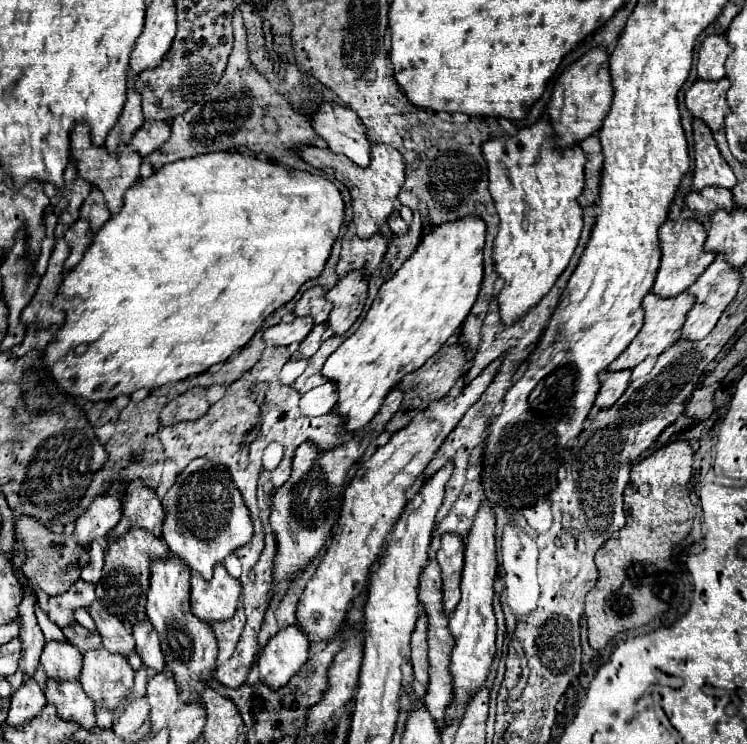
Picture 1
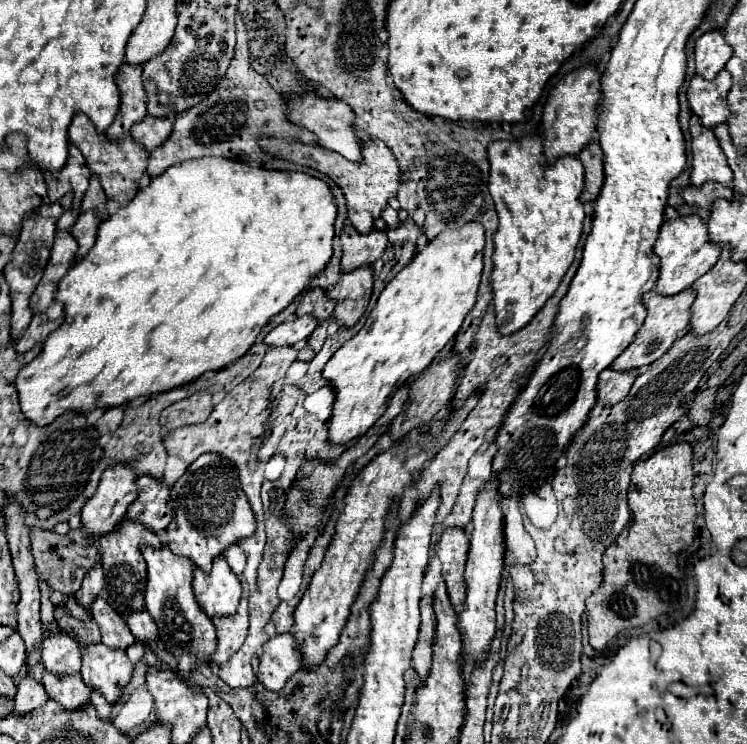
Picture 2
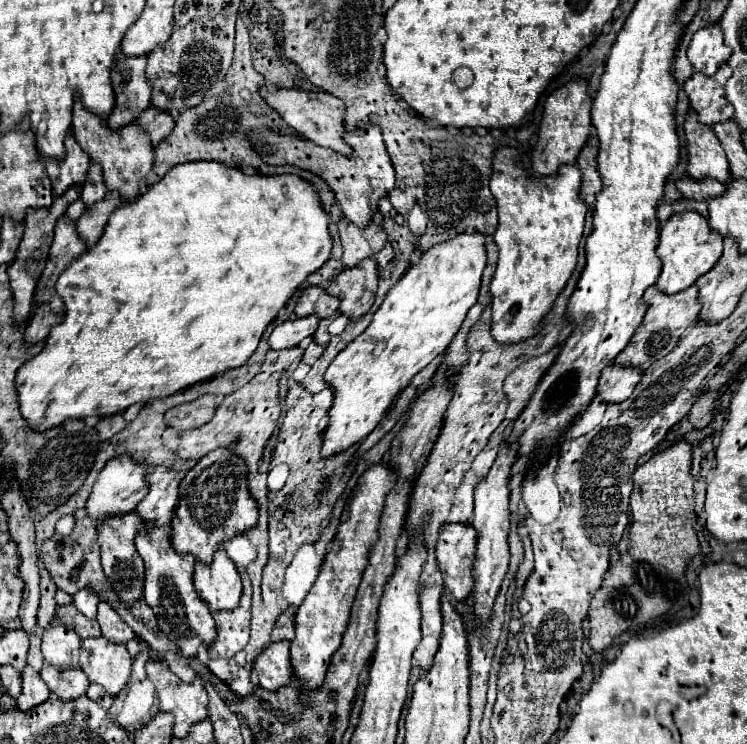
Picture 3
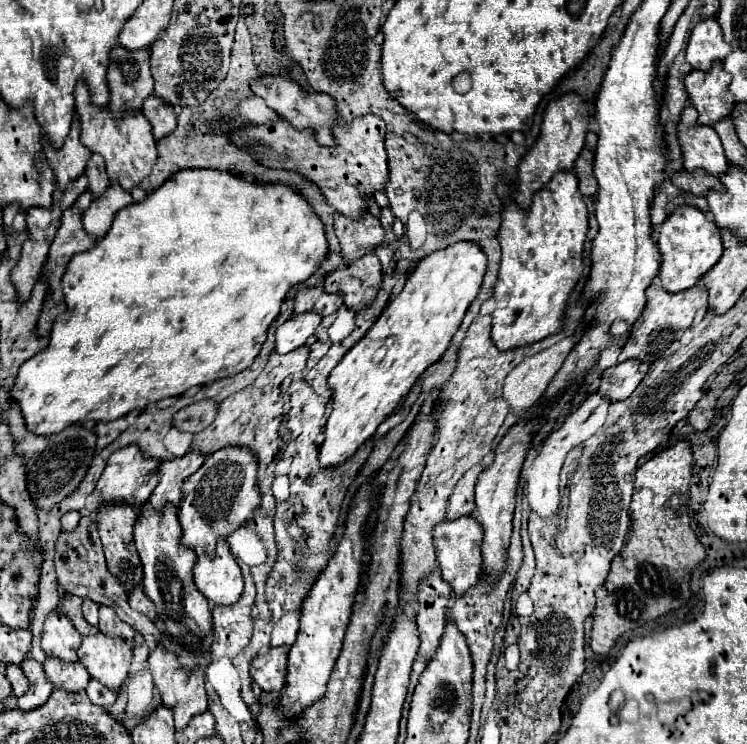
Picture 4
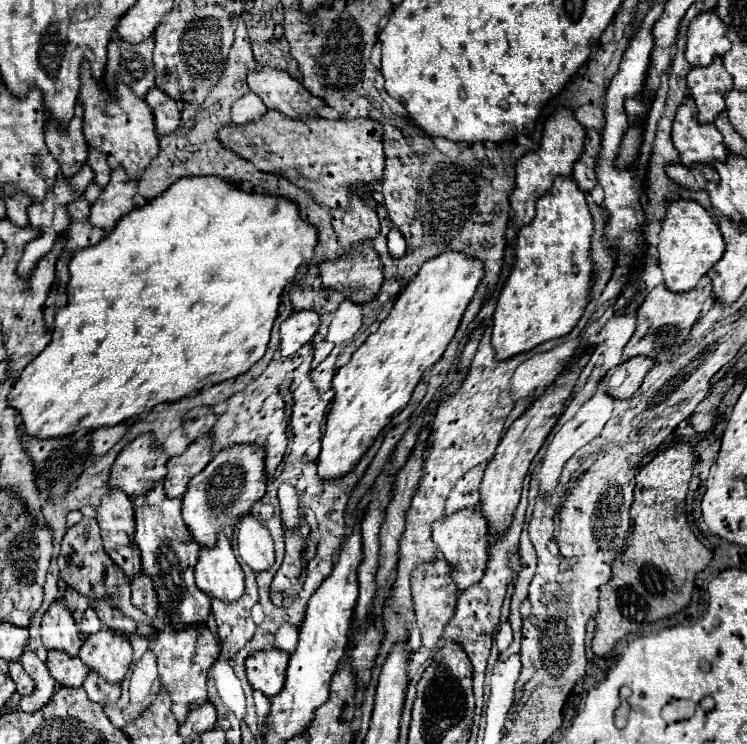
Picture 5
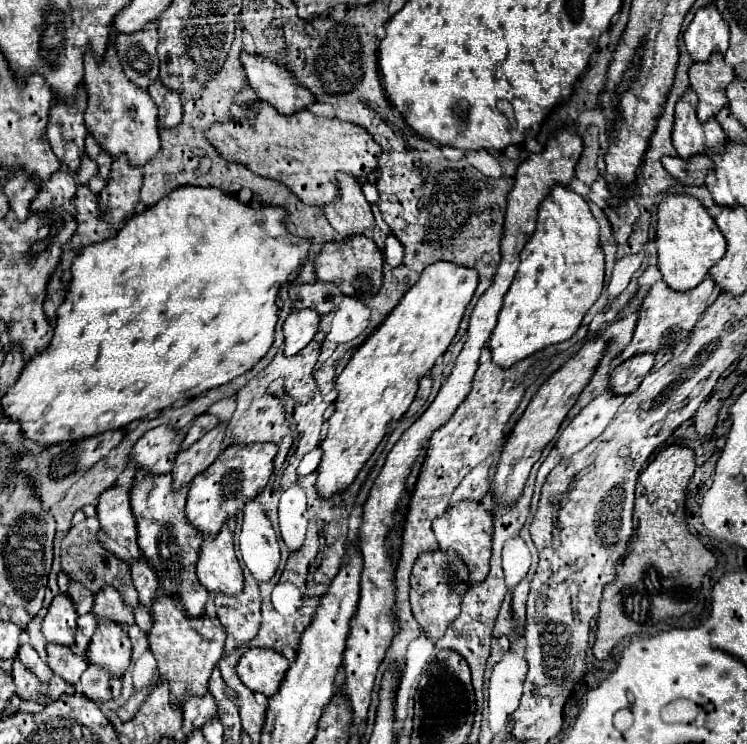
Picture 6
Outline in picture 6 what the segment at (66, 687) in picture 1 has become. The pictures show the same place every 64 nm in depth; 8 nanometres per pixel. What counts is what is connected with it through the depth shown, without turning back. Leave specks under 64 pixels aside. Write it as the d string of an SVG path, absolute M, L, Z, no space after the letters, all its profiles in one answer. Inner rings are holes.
M48 644L46 652L48 652L48 666L52 668L52 672L70 684L78 684L82 672L88 668L88 662L62 644Z

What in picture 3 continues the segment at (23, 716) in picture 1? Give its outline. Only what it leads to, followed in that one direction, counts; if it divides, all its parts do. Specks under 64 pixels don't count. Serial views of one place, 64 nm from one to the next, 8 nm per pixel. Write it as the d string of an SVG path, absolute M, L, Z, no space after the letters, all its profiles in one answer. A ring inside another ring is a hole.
M26 666L22 670L22 680L24 680L24 684L22 684L22 694L18 696L18 710L26 712L26 710L30 710L30 708L48 700L50 688L40 678L40 672Z

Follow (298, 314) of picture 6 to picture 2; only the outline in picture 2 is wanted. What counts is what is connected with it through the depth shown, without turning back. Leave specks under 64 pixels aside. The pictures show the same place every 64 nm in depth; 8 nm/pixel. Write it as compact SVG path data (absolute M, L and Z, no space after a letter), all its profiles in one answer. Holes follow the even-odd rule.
M300 316L300 318L294 318L294 320L286 320L280 326L276 326L272 332L268 332L264 342L270 348L292 346L298 340L308 338L314 332L316 326L318 326L318 320L314 316Z

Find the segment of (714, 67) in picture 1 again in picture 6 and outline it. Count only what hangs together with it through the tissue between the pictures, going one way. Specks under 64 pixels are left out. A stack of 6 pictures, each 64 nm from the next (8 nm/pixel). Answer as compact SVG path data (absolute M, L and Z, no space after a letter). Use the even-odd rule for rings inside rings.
M716 4L700 8L684 32L684 44L694 62L708 60L714 50L724 54L728 50L728 38L728 24L720 16Z

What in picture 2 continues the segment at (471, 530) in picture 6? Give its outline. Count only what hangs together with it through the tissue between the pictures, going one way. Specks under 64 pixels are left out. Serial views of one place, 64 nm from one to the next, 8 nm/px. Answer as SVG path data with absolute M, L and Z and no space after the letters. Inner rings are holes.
M446 528L442 532L436 554L442 562L442 576L452 606L460 606L466 598L464 566L468 560L468 550L470 550L470 538L466 536L464 528Z

